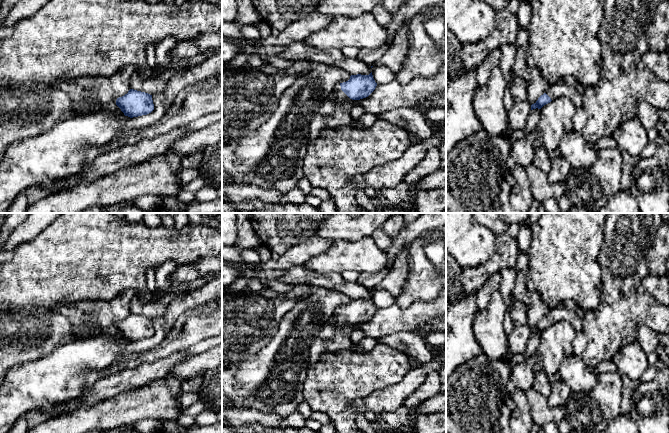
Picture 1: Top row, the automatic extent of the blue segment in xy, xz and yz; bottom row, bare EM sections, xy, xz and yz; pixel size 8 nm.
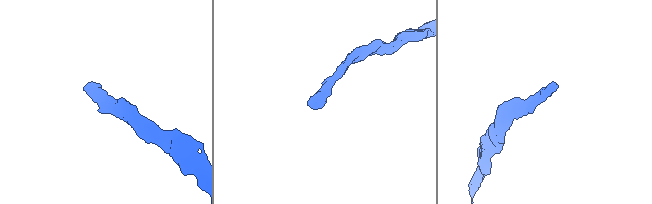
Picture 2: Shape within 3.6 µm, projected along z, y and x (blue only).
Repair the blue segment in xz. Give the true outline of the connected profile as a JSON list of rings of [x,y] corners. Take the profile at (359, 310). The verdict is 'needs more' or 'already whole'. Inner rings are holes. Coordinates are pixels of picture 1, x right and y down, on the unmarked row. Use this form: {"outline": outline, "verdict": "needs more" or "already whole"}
{"outline": [[[372,296],[369,299],[351,299],[346,306],[336,308],[334,311],[335,322],[333,324],[334,335],[325,342],[325,351],[335,353],[340,349],[352,349],[357,346],[364,351],[369,351],[377,345],[376,340],[364,340],[359,344],[353,344],[351,338],[344,332],[346,326],[360,324],[368,321],[376,312]]], "verdict": "needs more"}

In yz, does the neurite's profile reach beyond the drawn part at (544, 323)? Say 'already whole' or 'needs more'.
needs more

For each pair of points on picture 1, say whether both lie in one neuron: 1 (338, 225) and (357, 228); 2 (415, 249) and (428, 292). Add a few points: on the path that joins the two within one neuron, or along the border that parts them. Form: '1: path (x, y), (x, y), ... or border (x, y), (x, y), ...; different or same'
1: path (343, 227), (352, 227); same
2: path (417, 260), (424, 281); same

